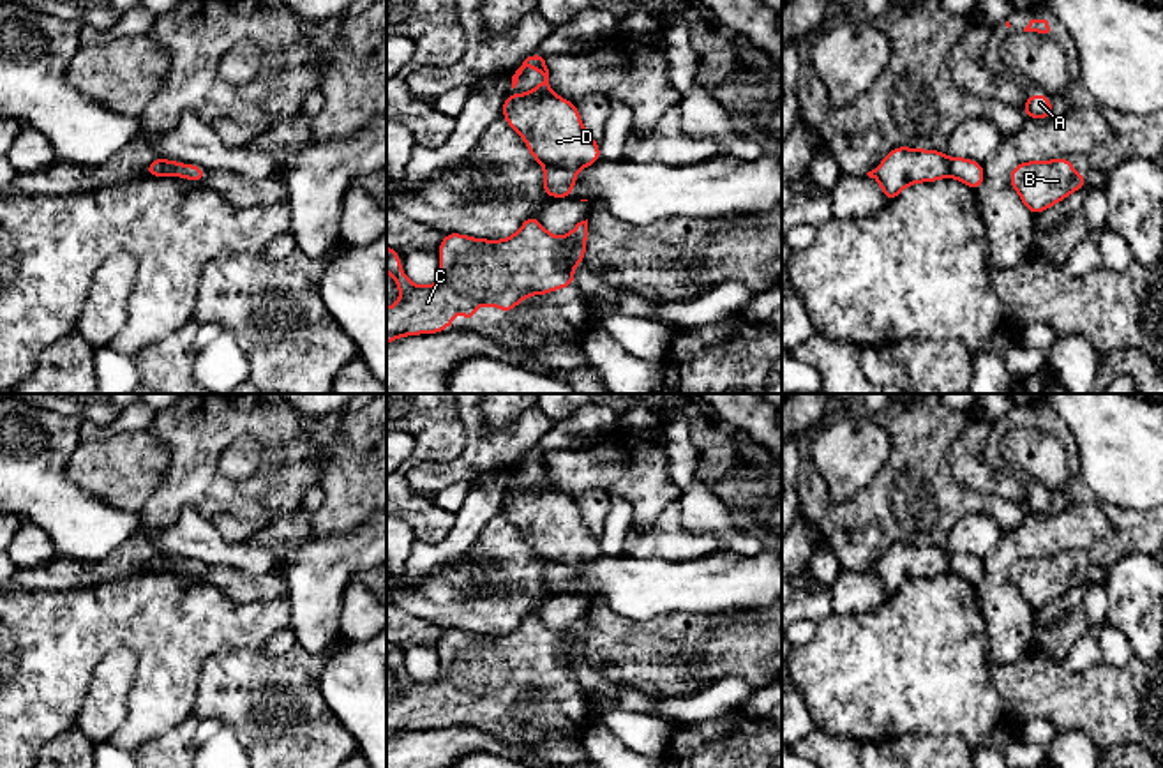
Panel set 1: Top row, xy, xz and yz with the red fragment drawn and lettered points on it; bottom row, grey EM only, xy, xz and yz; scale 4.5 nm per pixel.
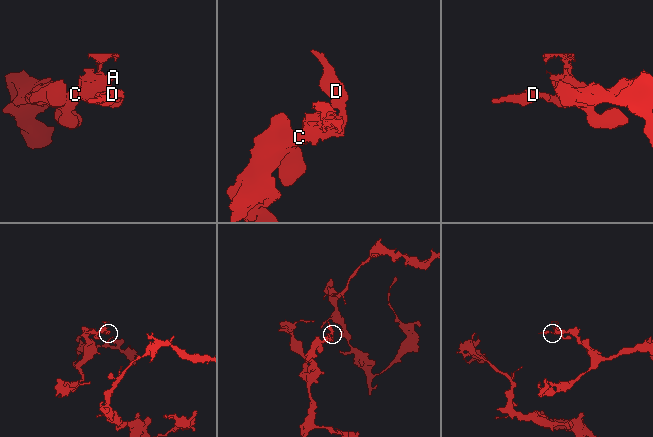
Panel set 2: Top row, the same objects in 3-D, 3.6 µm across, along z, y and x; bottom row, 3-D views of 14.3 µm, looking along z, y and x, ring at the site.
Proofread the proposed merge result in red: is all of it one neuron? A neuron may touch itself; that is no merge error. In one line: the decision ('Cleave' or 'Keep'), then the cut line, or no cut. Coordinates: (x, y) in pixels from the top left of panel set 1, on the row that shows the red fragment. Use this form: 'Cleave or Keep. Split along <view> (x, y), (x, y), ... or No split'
Cleave. Split along xz (547, 165), (574, 172)

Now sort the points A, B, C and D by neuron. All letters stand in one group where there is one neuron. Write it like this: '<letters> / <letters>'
A B C / D

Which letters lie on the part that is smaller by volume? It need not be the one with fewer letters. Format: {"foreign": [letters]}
{"foreign": ["D"]}

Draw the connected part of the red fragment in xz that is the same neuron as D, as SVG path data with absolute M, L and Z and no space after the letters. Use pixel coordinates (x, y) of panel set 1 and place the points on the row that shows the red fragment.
M538 51L528 56L512 76L512 88L526 67L536 69L544 81L517 97L508 92L501 117L526 141L531 157L544 166L572 171L598 162L600 147L584 129L575 102L551 90L547 56Z

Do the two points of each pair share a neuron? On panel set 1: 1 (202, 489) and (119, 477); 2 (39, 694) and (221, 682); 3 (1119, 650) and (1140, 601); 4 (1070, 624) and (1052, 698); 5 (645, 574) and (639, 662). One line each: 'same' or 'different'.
1: different
2: different
3: different
4: different
5: different

